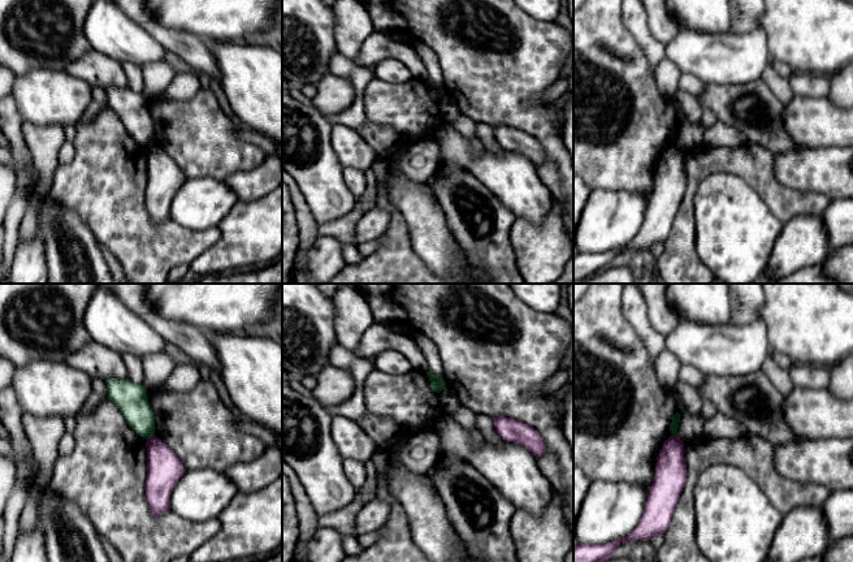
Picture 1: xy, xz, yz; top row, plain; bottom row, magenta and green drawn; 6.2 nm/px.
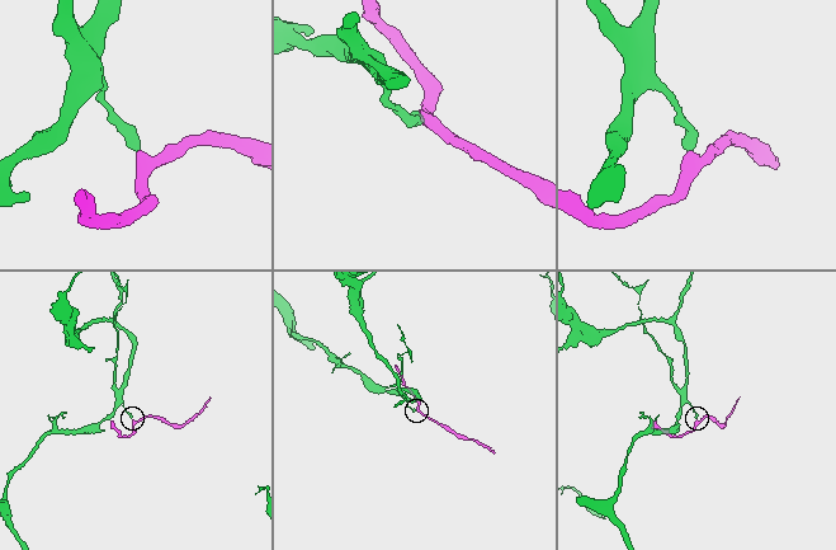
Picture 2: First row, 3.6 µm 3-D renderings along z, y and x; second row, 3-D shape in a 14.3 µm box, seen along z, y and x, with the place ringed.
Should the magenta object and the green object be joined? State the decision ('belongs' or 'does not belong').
does not belong

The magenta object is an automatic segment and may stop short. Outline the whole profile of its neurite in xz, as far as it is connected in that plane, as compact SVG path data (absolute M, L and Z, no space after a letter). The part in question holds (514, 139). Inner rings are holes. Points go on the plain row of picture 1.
M493 126L495 140L508 151L524 154L533 164L541 165L546 154L541 143L531 134L512 126Z

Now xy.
M152 144L147 148L147 189L146 208L150 212L151 221L160 225L170 215L170 203L185 183L179 167L159 146Z

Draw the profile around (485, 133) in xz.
M477 124L476 134L486 150L498 155L503 154L505 148L495 140L493 126Z

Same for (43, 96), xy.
M42 68L16 75L10 95L23 122L62 127L77 125L92 100L83 79Z

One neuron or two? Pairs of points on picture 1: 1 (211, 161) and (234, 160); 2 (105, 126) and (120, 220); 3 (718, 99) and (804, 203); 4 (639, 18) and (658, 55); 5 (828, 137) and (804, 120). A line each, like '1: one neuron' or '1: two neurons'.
1: one neuron
2: one neuron
3: two neurons
4: one neuron
5: one neuron

